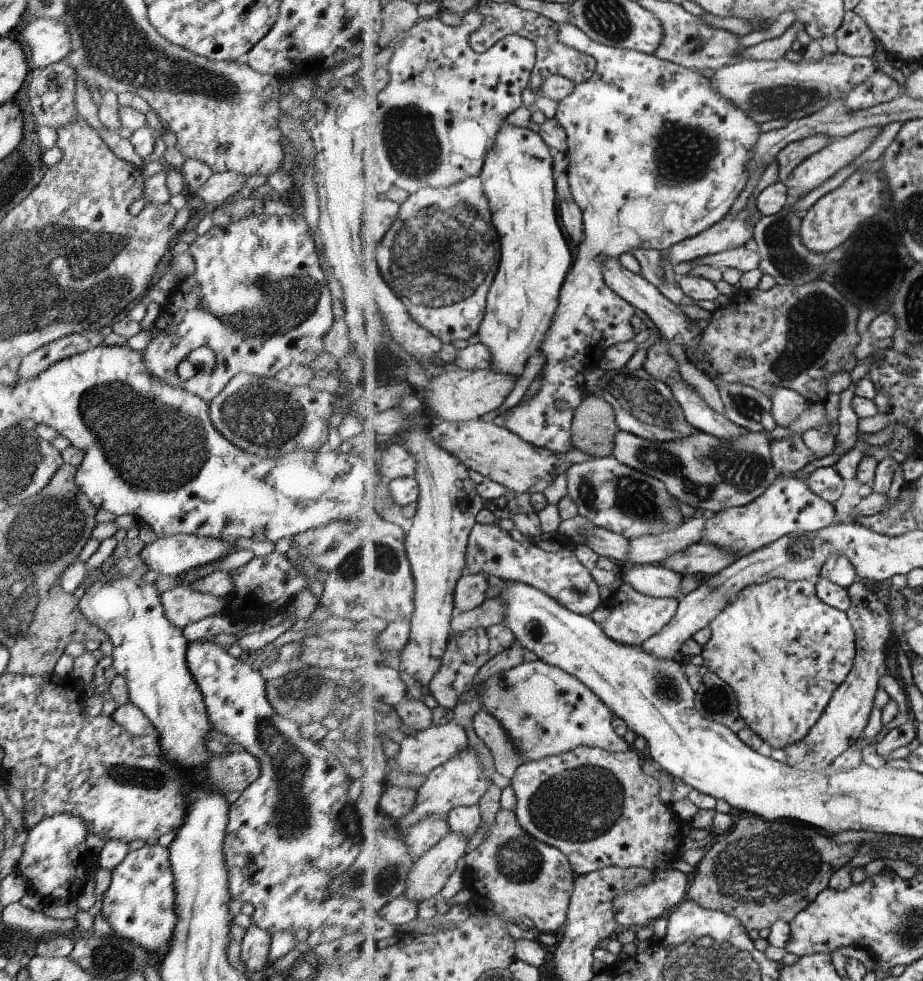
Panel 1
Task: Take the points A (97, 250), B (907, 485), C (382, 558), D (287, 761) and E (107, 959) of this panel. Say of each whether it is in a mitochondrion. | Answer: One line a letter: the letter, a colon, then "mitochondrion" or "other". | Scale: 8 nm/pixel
A: mitochondrion
B: other
C: mitochondrion
D: mitochondrion
E: mitochondrion

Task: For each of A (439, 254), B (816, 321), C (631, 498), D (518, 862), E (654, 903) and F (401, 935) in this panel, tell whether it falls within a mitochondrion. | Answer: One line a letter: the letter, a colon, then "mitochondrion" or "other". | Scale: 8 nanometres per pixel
A: mitochondrion
B: mitochondrion
C: mitochondrion
D: mitochondrion
E: other
F: other

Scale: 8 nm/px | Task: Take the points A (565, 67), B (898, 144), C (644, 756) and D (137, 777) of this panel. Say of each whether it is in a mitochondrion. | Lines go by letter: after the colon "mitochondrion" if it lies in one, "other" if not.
A: other
B: other
C: other
D: mitochondrion

